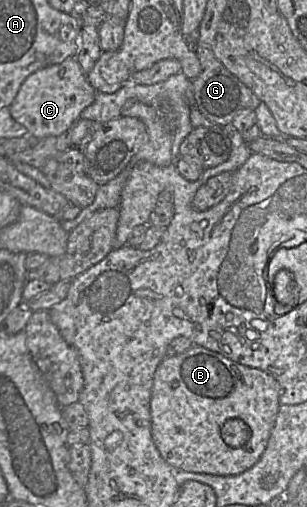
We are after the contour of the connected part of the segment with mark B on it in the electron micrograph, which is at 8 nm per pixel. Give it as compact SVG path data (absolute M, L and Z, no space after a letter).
M193 345L179 355L166 356L155 371L150 402L153 441L163 459L183 471L238 475L256 464L265 451L281 405L280 395L281 385L269 373Z

